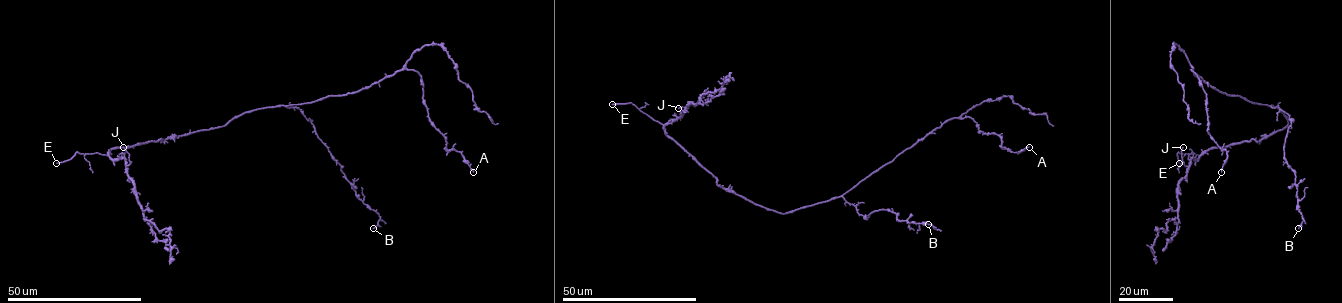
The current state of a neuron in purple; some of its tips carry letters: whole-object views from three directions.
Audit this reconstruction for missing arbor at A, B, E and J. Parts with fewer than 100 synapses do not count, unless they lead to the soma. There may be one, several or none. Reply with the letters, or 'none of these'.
E

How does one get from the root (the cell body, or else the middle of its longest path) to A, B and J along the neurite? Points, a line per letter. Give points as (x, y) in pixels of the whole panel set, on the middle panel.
A: (807, 205), (842, 196), (952, 118), (971, 117), (978, 132), (995, 133), (1001, 145), (1011, 151), (1029, 147)
B: (807, 205), (842, 197), (863, 216), (890, 210), (900, 221), (930, 224), (935, 228), (928, 224)
J: (807, 205), (780, 213), (720, 187), (710, 173), (666, 134), (664, 126), (678, 118), (685, 109), (678, 108)

